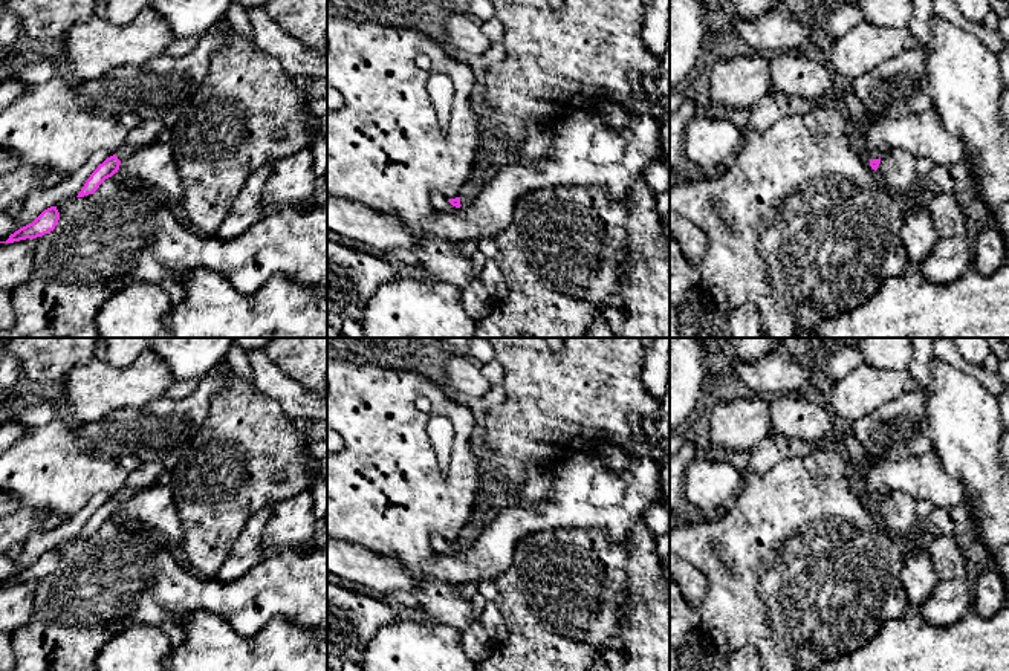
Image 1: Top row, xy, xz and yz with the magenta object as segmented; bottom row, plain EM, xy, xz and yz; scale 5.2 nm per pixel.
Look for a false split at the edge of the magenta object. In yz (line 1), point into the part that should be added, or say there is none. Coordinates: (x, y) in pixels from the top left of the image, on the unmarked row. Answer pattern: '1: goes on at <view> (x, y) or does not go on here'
1: goes on at yz (875, 497)

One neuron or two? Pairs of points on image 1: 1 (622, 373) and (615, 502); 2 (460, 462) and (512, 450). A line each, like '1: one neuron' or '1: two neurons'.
1: two neurons
2: two neurons

